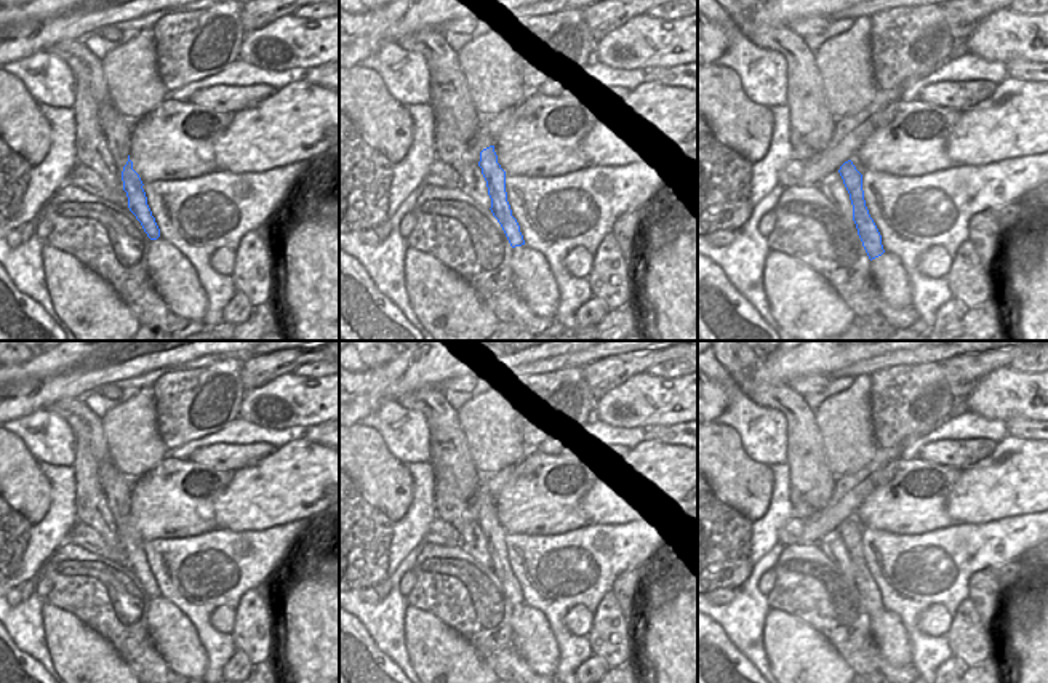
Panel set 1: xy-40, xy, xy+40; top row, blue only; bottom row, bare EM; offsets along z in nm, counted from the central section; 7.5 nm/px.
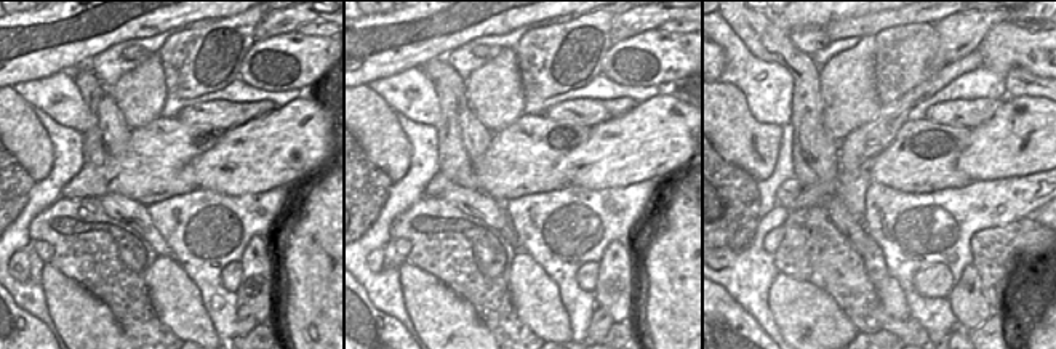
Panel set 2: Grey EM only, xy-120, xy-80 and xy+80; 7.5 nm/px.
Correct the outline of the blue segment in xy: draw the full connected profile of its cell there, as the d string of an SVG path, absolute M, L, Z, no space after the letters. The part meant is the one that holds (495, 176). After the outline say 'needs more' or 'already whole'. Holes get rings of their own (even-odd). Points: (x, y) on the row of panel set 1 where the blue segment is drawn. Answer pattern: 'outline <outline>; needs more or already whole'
outline M494 146L480 152L478 166L486 181L488 195L491 198L491 213L501 224L512 248L525 245L517 219L512 216L506 192L506 171L498 163Z; already whole

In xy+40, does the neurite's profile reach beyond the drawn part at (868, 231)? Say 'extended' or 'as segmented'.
as segmented

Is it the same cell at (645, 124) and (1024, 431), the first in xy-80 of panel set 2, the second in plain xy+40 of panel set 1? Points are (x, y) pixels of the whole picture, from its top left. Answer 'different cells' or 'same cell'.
different cells

